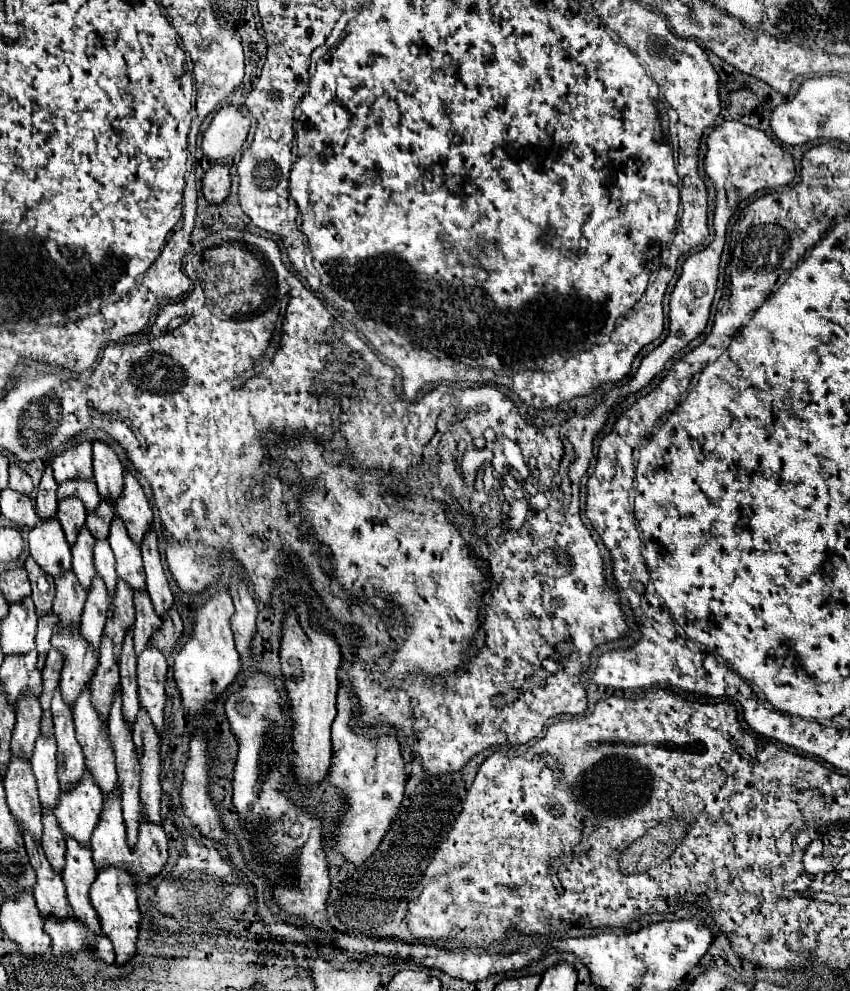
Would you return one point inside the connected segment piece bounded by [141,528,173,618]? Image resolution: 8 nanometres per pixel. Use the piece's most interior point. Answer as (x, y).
(157, 586)

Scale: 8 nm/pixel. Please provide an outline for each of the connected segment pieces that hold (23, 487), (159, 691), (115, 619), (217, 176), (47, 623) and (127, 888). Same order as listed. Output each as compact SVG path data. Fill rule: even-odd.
M17 464L9 466L9 488L15 490L15 492L19 492L19 494L25 494L25 496L29 496L31 490L33 490L31 478Z
M147 646L137 658L137 682L139 682L139 704L147 710L155 730L163 732L163 708L165 708L165 680L167 662L165 656Z
M119 580L117 582L115 600L113 600L111 608L109 608L109 616L107 616L107 624L105 624L105 634L113 640L115 658L119 658L121 646L123 646L123 638L125 638L127 630L133 626L133 622L135 622L133 590L129 588L127 582Z
M215 164L203 176L203 196L209 204L223 204L223 200L229 194L229 186L231 186L231 176L227 166Z
M47 614L47 616L41 616L41 618L39 618L37 638L35 638L35 642L37 642L37 652L39 652L39 664L37 664L39 670L43 668L45 656L47 656L47 652L51 650L51 642L49 642L49 640L51 640L57 624L59 624L59 620L57 620L55 614Z
M107 866L99 870L97 880L91 886L91 904L95 906L99 918L101 918L101 930L103 934L111 940L113 950L115 950L115 964L123 966L127 960L131 960L137 954L135 942L139 936L139 920L141 912L137 908L137 896L135 896L135 884L133 878L121 870Z

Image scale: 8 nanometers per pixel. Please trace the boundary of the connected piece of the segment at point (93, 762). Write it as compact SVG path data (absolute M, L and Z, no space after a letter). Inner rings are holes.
M87 688L73 706L75 734L79 746L83 748L85 766L91 772L95 784L101 788L103 796L107 798L117 788L115 754L111 752L111 744L107 742L107 728L99 720L99 714L95 712L89 700L91 700L91 692Z

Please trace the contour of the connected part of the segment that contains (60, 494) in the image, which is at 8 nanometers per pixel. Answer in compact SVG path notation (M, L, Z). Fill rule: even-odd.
M67 480L67 482L63 482L57 490L57 498L63 500L63 498L69 498L69 496L79 498L87 512L93 512L101 502L93 480L91 482L87 482L87 480Z

